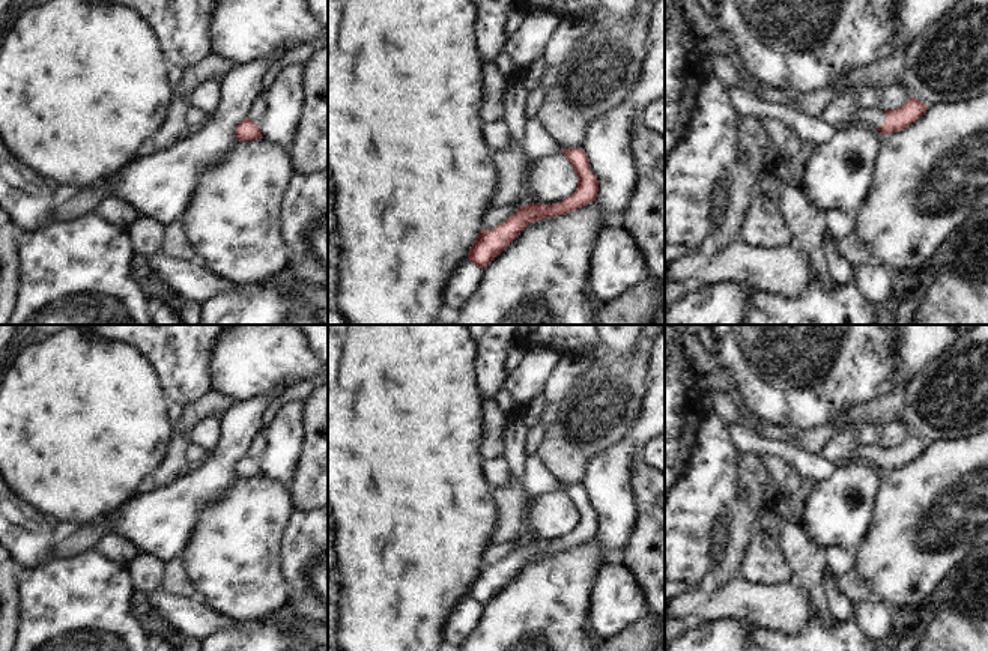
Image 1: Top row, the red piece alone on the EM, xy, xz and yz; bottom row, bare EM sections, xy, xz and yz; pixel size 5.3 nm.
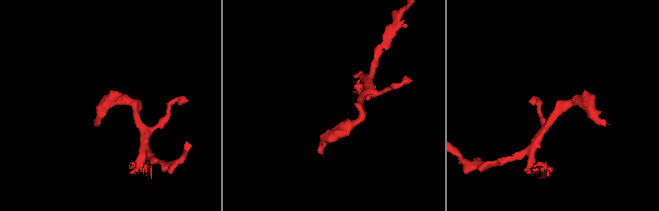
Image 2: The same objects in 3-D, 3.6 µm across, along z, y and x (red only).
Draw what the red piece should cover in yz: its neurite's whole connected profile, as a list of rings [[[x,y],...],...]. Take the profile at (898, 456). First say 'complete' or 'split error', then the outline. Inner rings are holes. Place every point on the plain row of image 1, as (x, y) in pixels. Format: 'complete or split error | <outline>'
split error | [[[911,433],[902,444],[896,447],[857,444],[854,459],[874,463],[883,472],[889,472],[916,459],[926,450],[926,447],[926,441]]]

